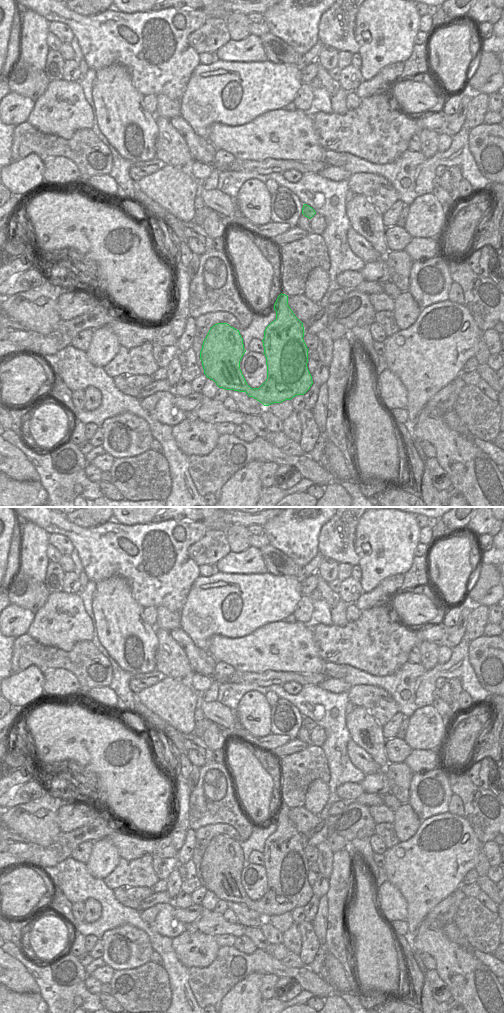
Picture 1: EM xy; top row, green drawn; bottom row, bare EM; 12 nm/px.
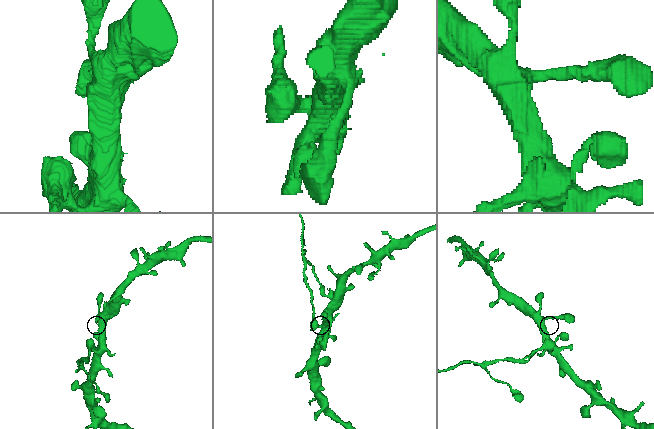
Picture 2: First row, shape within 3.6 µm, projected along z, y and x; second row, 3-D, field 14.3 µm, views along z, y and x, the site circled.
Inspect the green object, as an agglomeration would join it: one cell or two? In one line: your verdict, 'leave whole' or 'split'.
split

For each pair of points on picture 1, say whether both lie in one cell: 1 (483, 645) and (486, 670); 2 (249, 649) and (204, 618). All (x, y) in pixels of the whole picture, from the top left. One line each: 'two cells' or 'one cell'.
1: one cell
2: two cells

